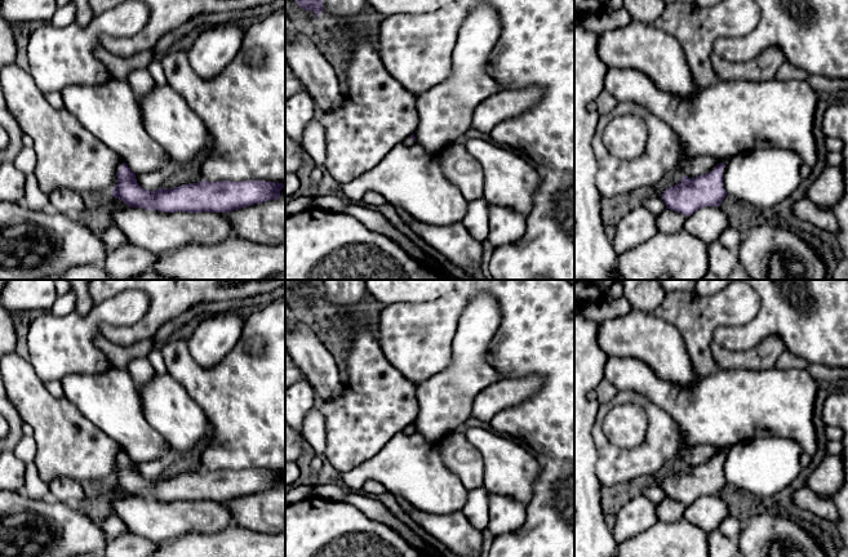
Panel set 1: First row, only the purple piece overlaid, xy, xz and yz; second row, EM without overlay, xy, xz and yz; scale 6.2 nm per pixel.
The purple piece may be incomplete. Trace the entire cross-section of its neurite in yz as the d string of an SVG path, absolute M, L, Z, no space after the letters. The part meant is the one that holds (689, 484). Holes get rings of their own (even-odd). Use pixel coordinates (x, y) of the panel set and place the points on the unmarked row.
M727 446L711 460L696 467L681 465L678 473L666 477L661 484L666 498L689 505L701 496L720 495L727 485L723 464L731 449Z

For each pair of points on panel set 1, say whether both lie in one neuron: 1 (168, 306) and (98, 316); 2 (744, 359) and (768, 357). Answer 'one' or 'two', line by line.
1: two
2: one

